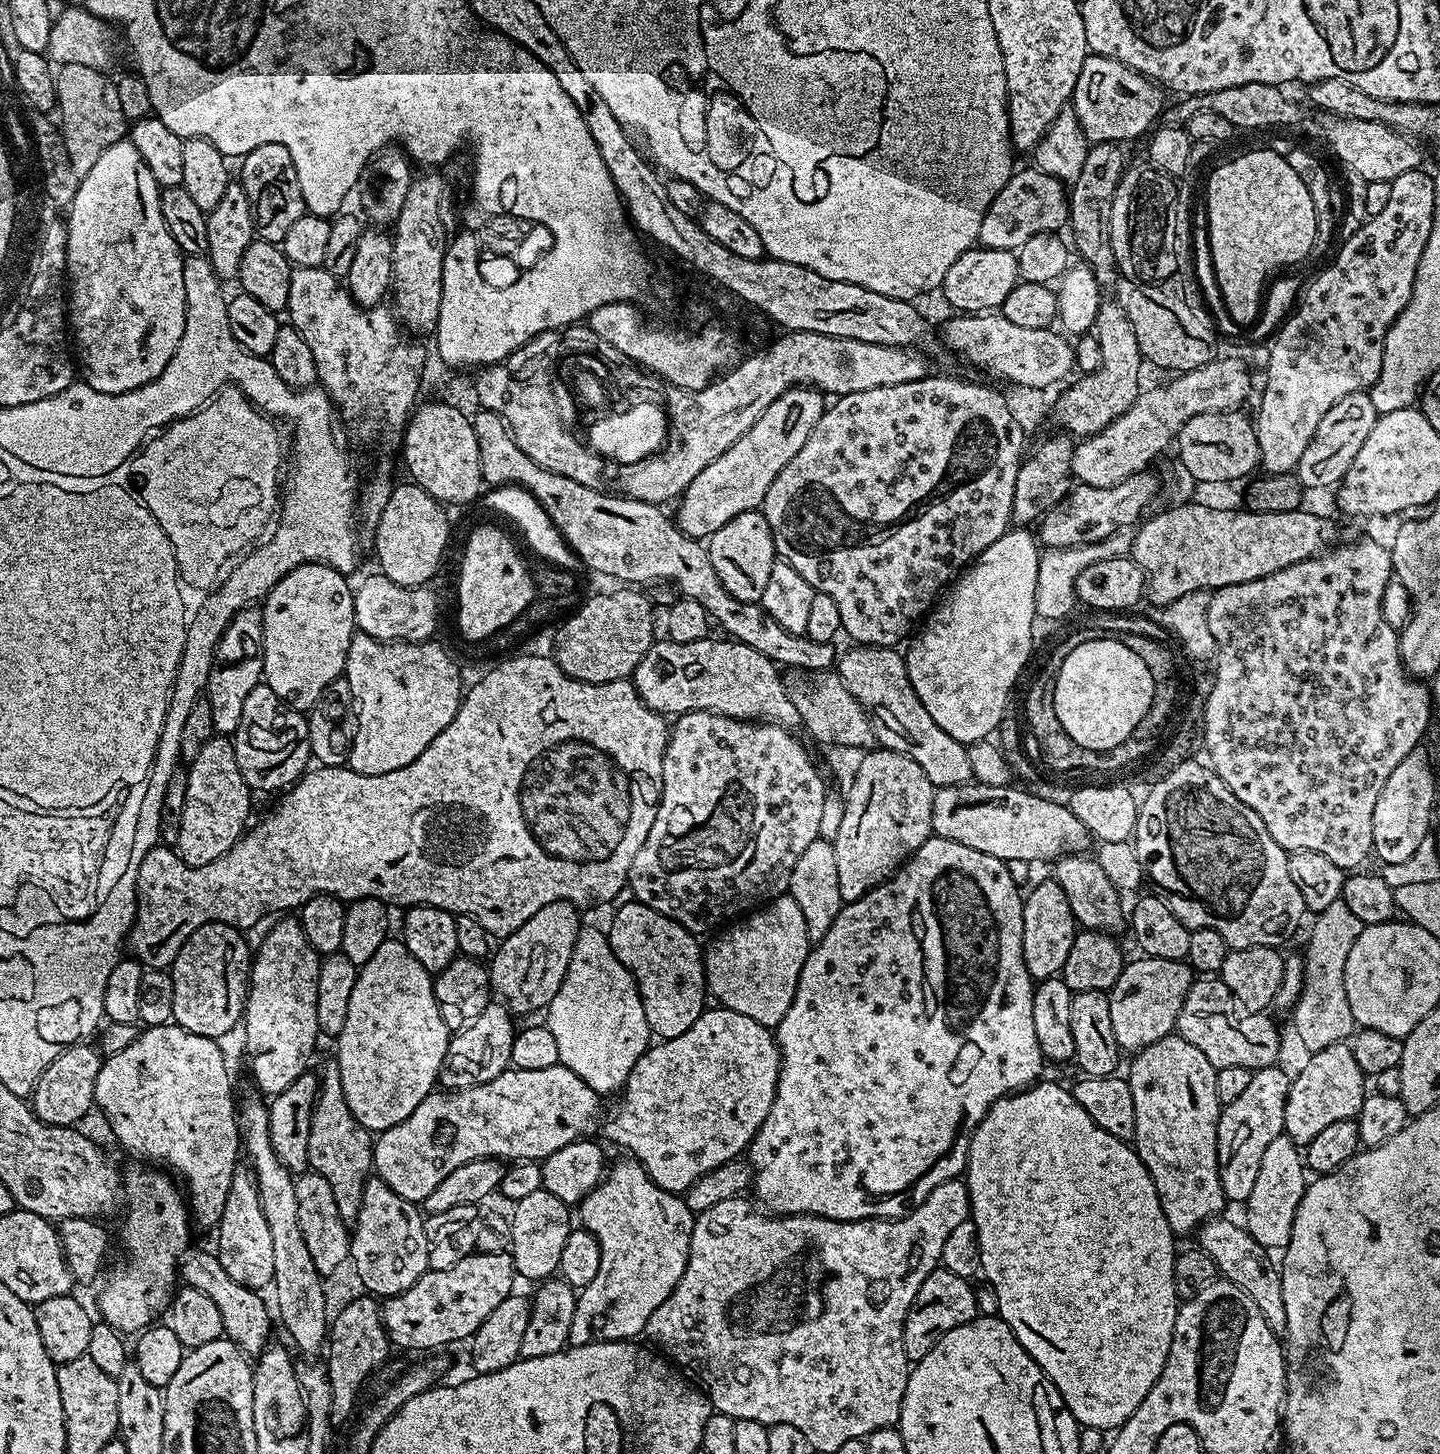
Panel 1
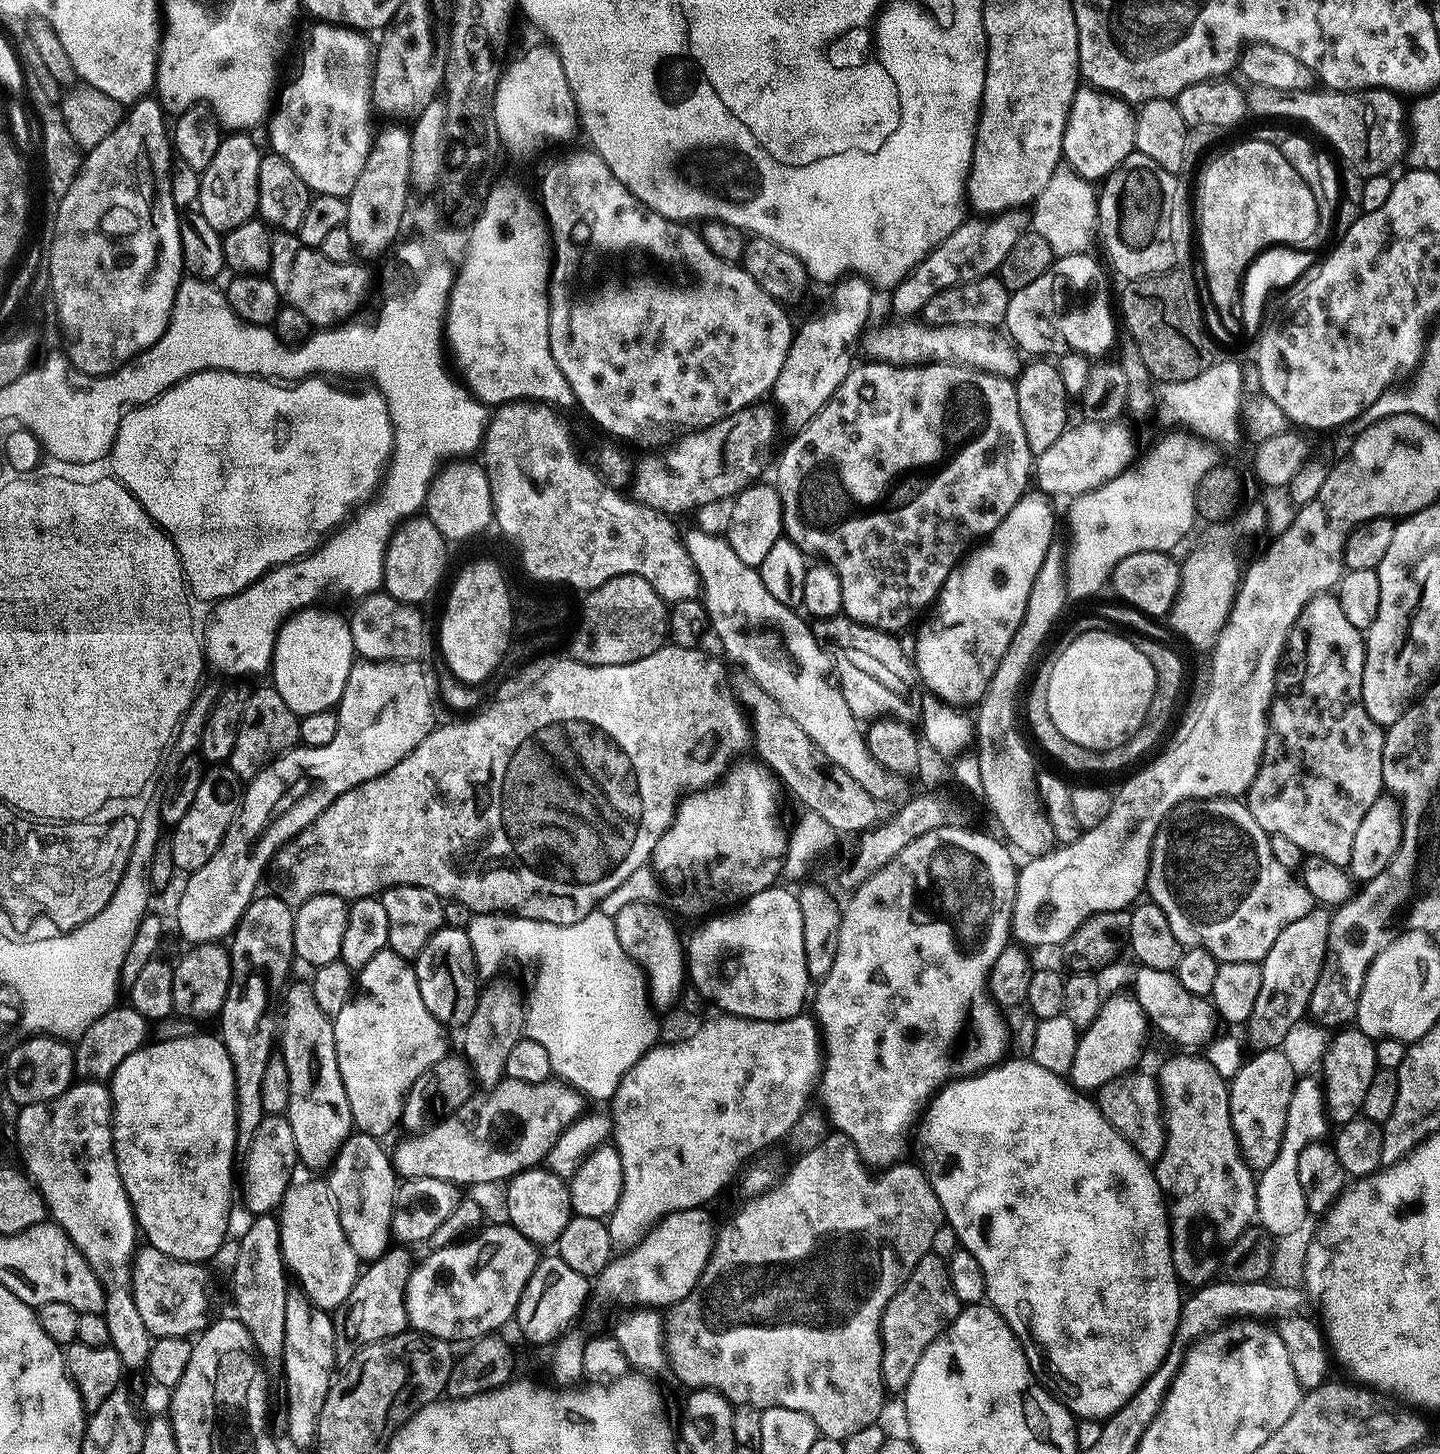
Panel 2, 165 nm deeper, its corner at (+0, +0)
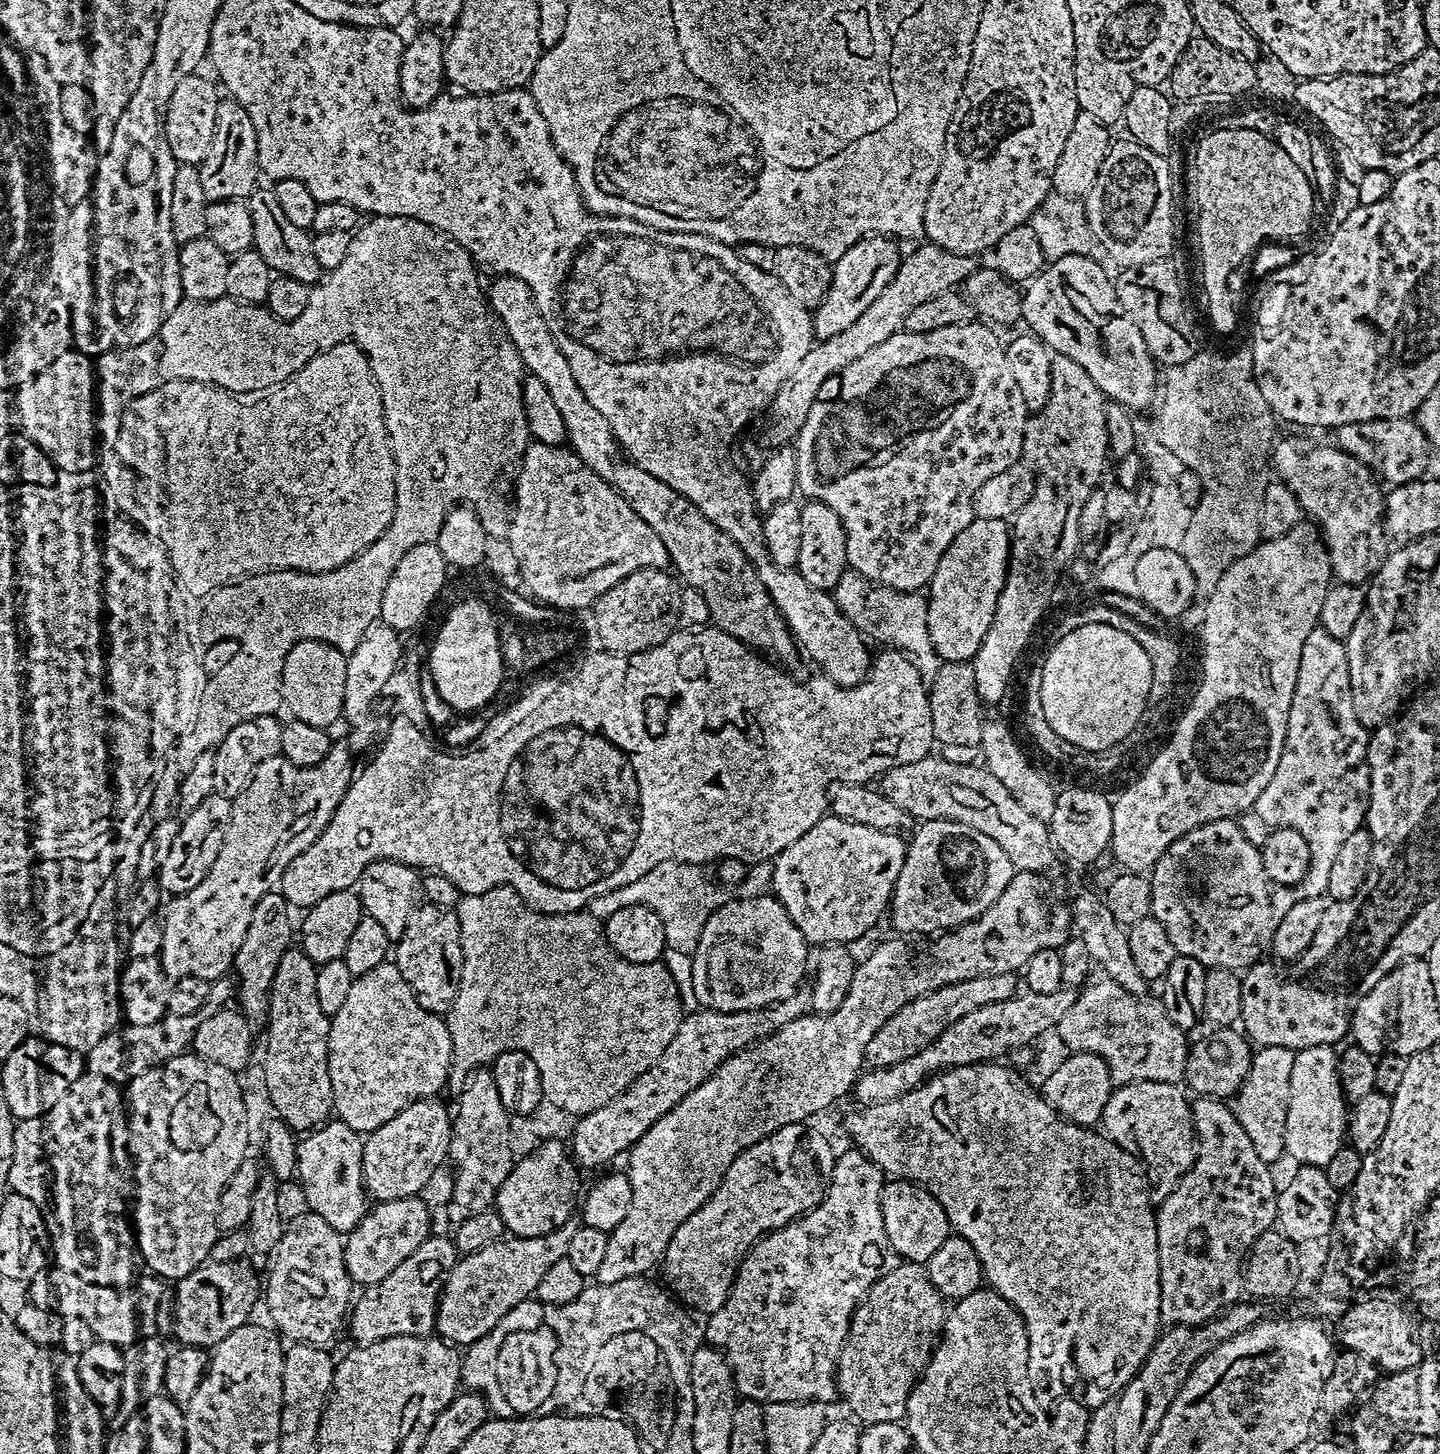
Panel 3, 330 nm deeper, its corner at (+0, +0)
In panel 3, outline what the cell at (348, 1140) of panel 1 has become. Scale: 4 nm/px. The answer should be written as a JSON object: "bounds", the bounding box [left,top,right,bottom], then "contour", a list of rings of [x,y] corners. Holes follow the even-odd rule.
{"bounds":[264,947,336,1134],"contour":[[[303,947],[288,948],[286,954],[282,954],[282,962],[278,962],[272,990],[268,993],[268,1045],[264,1048],[264,1084],[272,1095],[273,1106],[280,1108],[279,1115],[300,1134],[307,1133],[329,1119],[333,1115],[336,1098],[328,1061],[328,1035],[332,1021],[329,1013],[324,1012],[322,1002],[318,1002],[317,967],[316,961],[310,959]]]}

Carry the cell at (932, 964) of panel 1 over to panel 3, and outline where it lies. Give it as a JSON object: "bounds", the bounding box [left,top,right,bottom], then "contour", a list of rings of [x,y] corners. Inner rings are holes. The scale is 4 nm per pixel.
{"bounds":[890,820,1014,934],"contour":[[[953,820],[923,821],[912,834],[890,901],[890,917],[897,933],[939,934],[977,920],[1010,886],[1014,869],[1006,850],[994,838]]]}

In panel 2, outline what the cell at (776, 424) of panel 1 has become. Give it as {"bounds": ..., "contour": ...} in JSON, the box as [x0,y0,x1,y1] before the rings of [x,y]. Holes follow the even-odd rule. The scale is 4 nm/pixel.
{"bounds":[770,276,874,430],"contour":[[[845,276],[832,290],[832,309],[821,316],[810,317],[801,328],[799,325],[795,329],[782,374],[778,374],[770,393],[771,399],[776,399],[774,404],[783,427],[785,424],[791,430],[806,427],[836,393],[838,386],[842,386],[846,374],[854,367],[848,347],[861,337],[865,331],[864,323],[872,312],[874,288],[863,276]]]}

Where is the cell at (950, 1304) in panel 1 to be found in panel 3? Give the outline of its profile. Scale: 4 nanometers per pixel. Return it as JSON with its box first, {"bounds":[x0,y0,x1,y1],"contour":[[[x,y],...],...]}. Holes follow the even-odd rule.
{"bounds":[836,1262,946,1424],"contour":[[[900,1262],[897,1268],[889,1267],[877,1278],[874,1286],[856,1305],[846,1342],[836,1363],[836,1385],[839,1395],[844,1396],[851,1415],[864,1424],[874,1422],[903,1421],[908,1414],[908,1399],[912,1387],[924,1373],[924,1368],[938,1343],[944,1326],[946,1300],[940,1295],[920,1262]]]}

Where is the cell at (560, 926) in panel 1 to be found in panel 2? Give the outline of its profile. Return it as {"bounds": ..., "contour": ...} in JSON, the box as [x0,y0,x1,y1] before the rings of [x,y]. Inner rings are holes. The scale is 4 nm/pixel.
{"bounds":[460,979,525,1089],"contour":[[[493,979],[483,985],[476,998],[476,1009],[470,1014],[467,1024],[462,1029],[460,1044],[462,1055],[472,1069],[472,1075],[481,1089],[493,1088],[505,1079],[504,1067],[506,1057],[518,1041],[525,1039],[524,1035],[524,1001],[525,997],[508,980]]]}

